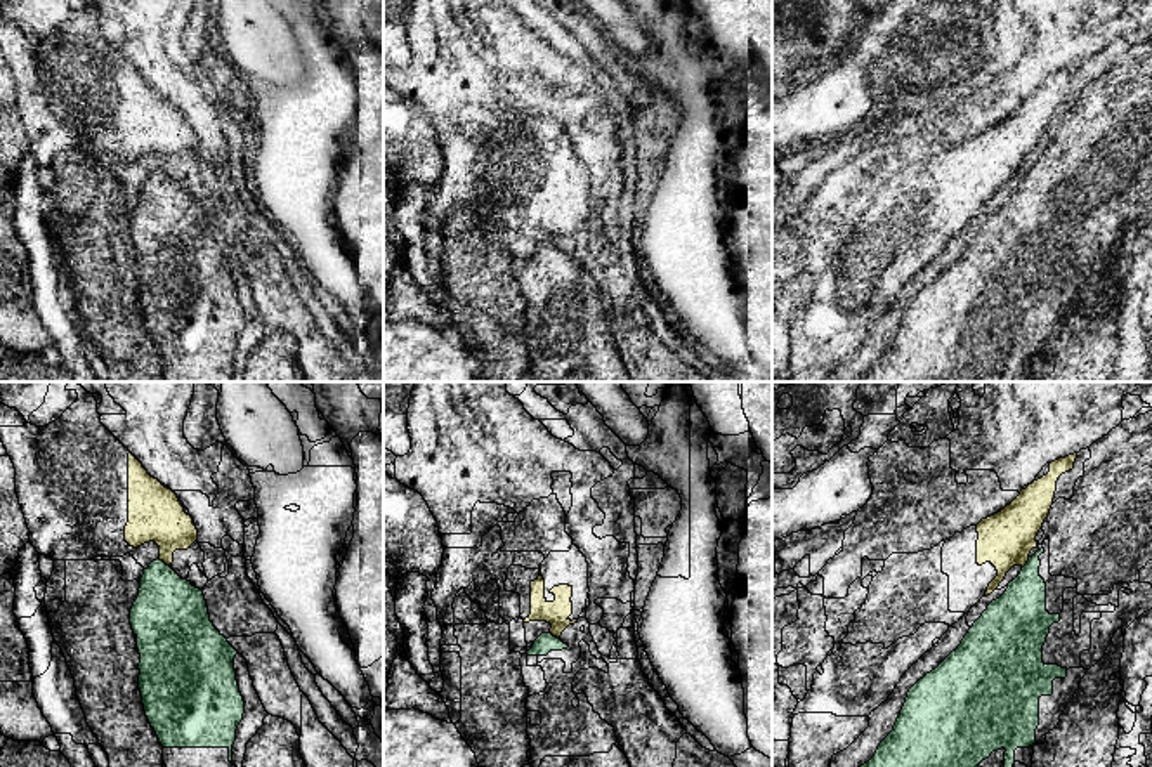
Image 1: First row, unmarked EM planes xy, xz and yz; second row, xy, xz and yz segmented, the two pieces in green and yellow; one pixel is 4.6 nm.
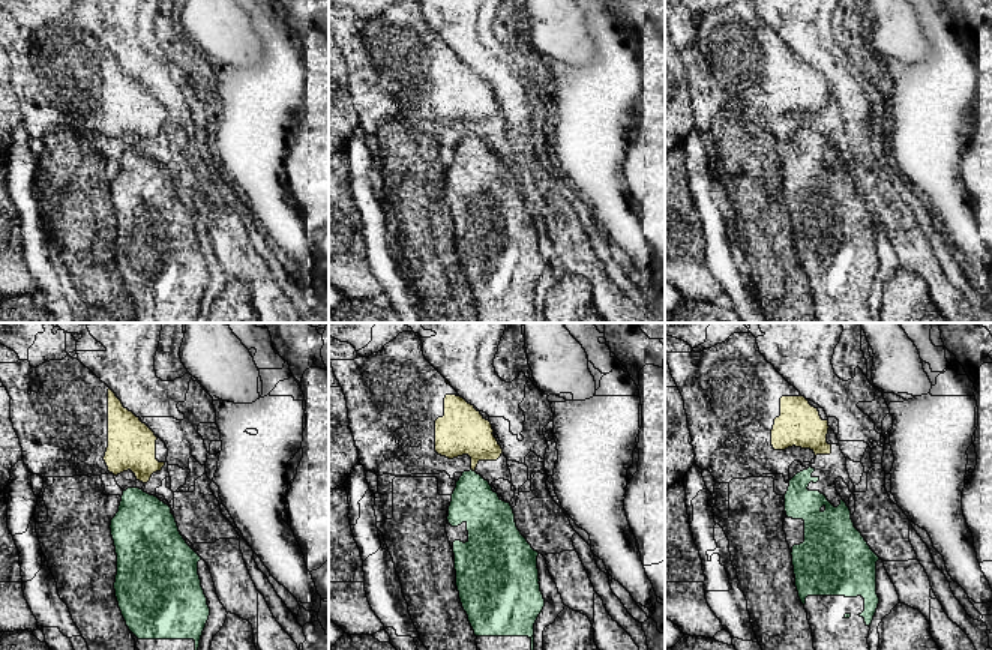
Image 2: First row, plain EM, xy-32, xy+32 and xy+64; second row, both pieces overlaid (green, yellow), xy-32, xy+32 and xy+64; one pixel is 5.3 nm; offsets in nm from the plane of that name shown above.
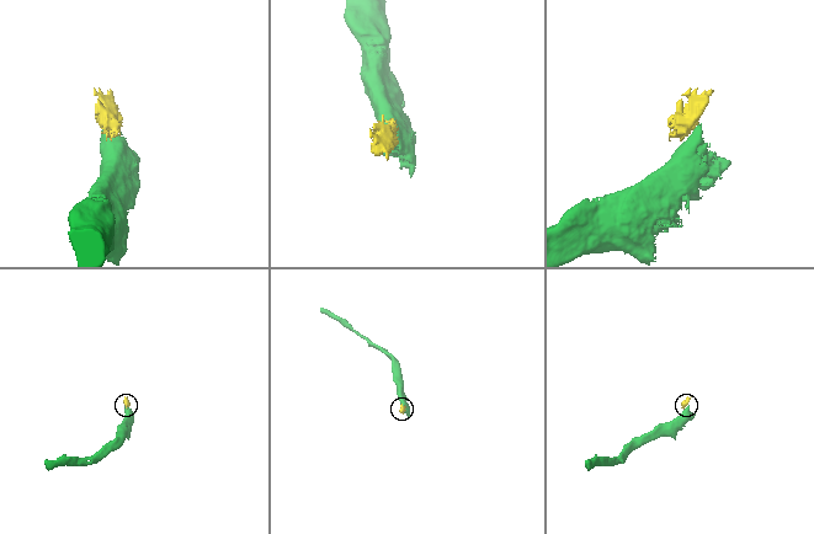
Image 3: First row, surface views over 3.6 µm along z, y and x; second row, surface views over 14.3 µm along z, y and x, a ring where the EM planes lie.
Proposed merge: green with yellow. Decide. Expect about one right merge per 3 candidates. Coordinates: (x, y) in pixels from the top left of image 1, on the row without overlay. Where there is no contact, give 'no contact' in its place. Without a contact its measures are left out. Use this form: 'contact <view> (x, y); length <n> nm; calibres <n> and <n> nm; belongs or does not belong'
contact xy (162, 172); length 70 nm; calibres 340 and 260 nm; does not belong

